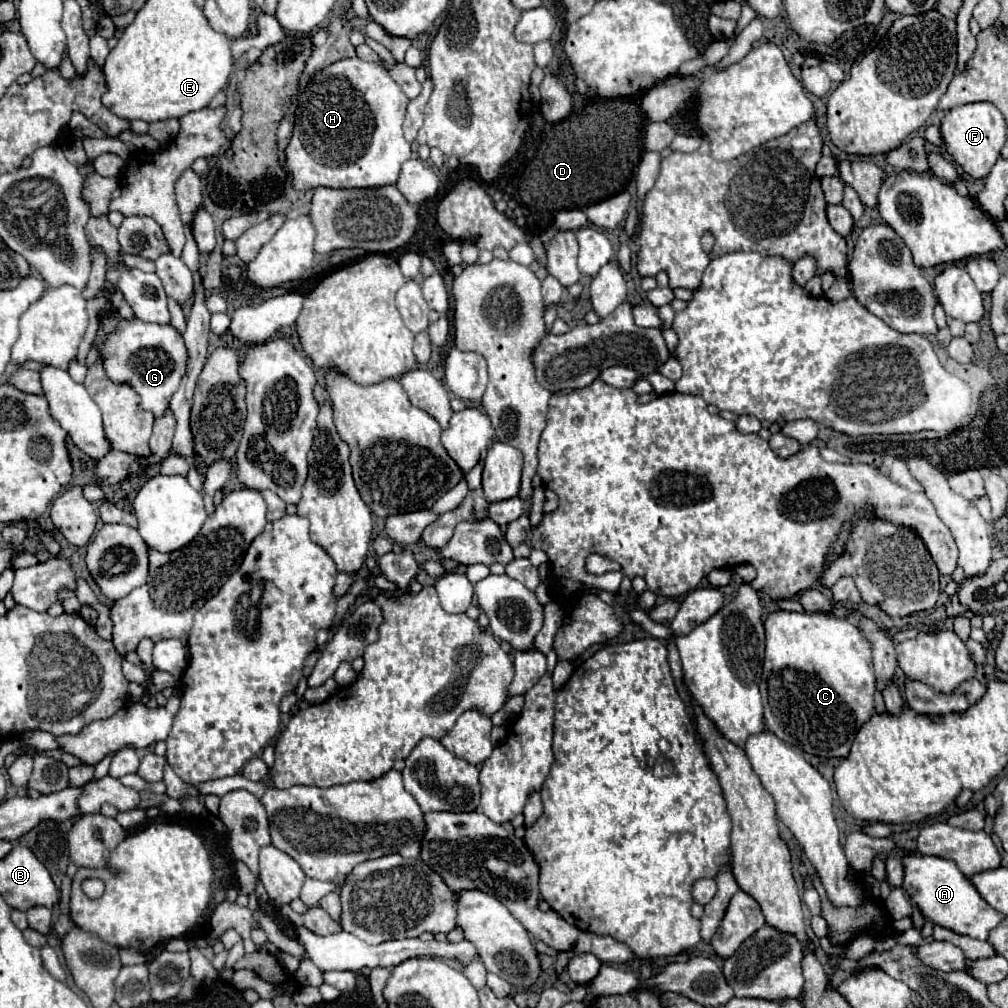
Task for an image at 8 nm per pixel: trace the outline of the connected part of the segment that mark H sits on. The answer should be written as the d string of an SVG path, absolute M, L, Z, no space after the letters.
M353 57L325 67L309 81L299 97L295 131L287 145L287 169L293 173L293 187L307 191L315 187L361 189L395 185L401 165L411 159L411 145L405 141L401 129L407 103L409 99L401 87L377 63Z

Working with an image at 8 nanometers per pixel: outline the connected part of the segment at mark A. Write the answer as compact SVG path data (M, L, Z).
M903 855L903 869L903 889L909 893L911 903L931 923L981 941L985 941L989 931L1001 923L1003 915L983 901L983 897L971 885L969 877L965 877L953 861L929 855Z

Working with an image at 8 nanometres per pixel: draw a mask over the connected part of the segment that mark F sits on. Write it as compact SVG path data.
M987 101L969 103L945 113L941 121L941 133L949 155L963 167L965 173L969 173L973 179L981 179L991 171L1001 153L1005 143L1005 119L1001 111Z

